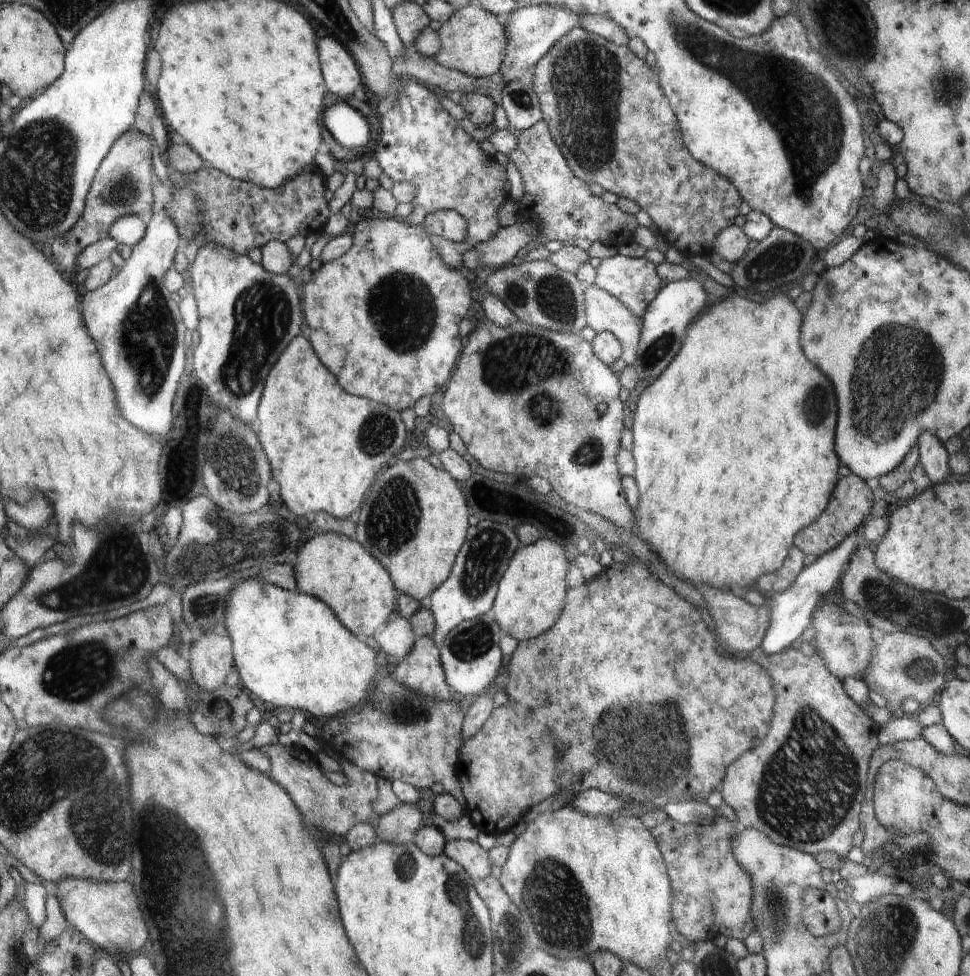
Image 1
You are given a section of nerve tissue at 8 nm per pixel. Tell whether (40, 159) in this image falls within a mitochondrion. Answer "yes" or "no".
yes

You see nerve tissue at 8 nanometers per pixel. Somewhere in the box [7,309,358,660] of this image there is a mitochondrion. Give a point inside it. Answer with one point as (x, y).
(95, 586)

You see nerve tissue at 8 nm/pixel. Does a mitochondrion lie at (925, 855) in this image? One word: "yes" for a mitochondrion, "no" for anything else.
no

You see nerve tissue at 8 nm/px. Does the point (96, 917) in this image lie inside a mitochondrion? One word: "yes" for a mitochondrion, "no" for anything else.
no

